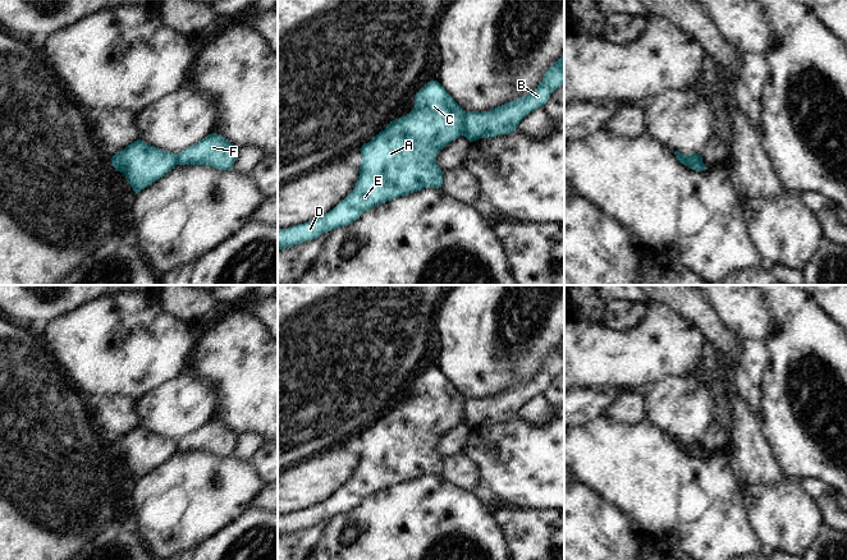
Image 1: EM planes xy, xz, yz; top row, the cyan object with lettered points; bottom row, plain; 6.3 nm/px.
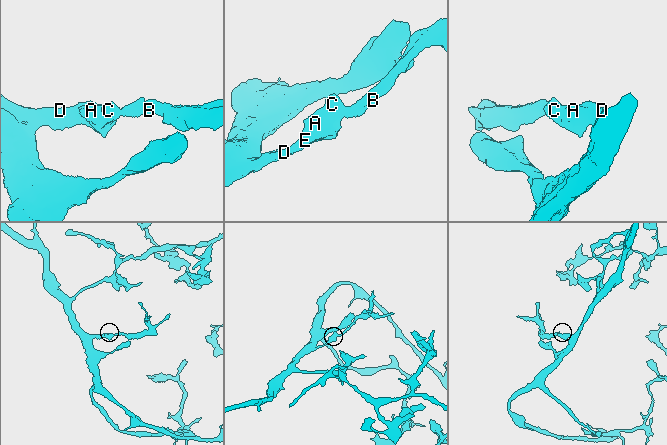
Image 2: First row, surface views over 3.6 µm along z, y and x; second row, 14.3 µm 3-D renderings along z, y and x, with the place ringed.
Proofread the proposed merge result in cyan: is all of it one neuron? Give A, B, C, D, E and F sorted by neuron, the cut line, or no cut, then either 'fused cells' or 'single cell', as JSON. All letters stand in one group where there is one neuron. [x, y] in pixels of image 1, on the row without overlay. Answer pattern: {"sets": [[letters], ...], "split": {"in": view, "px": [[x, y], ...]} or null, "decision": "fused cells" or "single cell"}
{"sets": [["A", "C", "D", "E"], ["B", "F"]], "split": {"in": "xz", "px": [[466, 400], [462, 421]]}, "decision": "fused cells"}

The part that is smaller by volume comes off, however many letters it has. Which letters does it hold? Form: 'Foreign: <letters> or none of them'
Foreign: B, F

